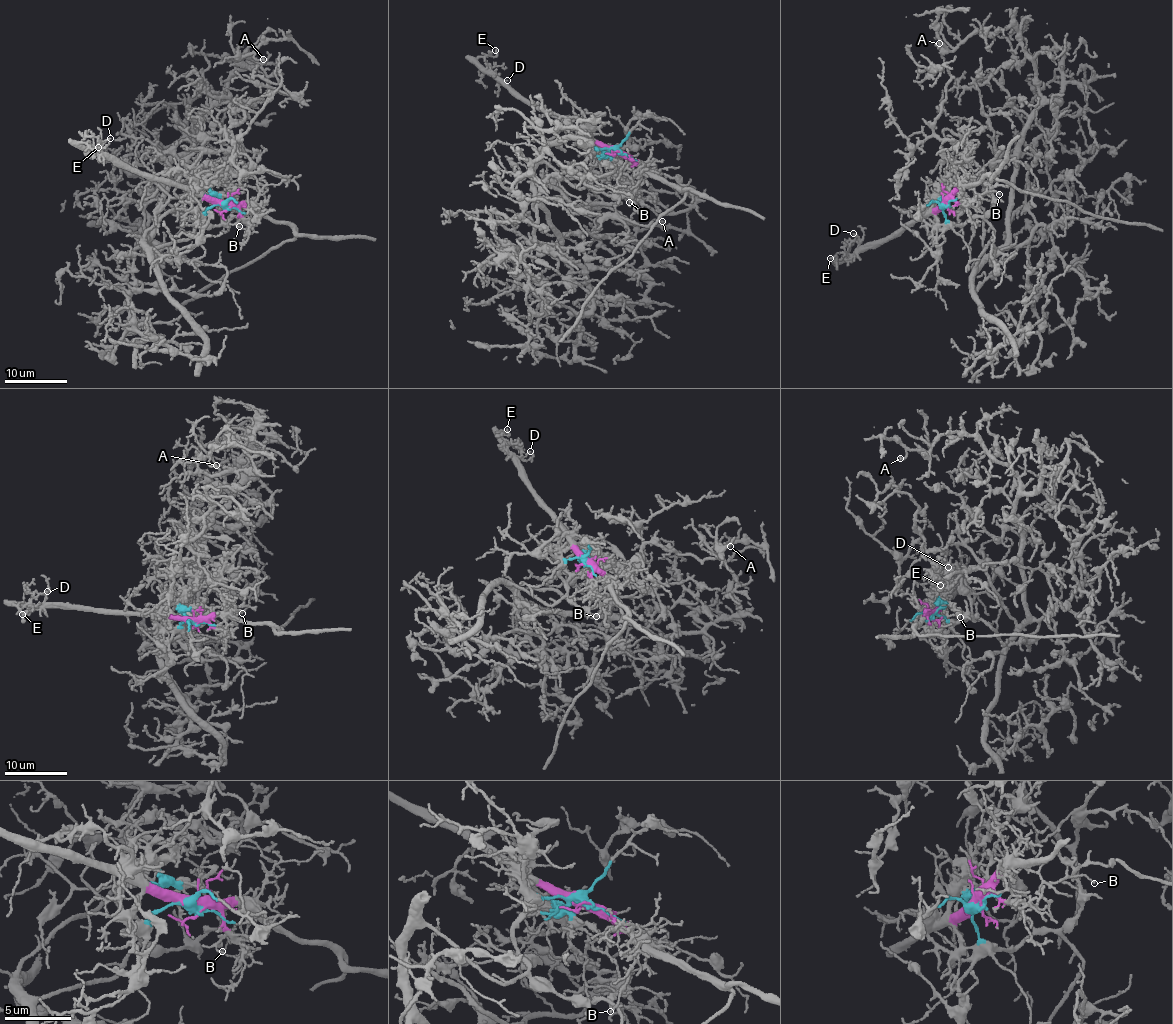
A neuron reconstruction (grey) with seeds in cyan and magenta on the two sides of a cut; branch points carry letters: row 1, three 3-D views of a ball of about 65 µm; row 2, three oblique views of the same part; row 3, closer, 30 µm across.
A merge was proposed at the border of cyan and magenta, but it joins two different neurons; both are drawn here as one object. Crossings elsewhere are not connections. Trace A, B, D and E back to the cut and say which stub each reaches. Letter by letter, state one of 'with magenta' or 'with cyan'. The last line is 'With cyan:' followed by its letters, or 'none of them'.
A: with cyan
B: with magenta
D: with magenta
E: with magenta
With cyan: A

